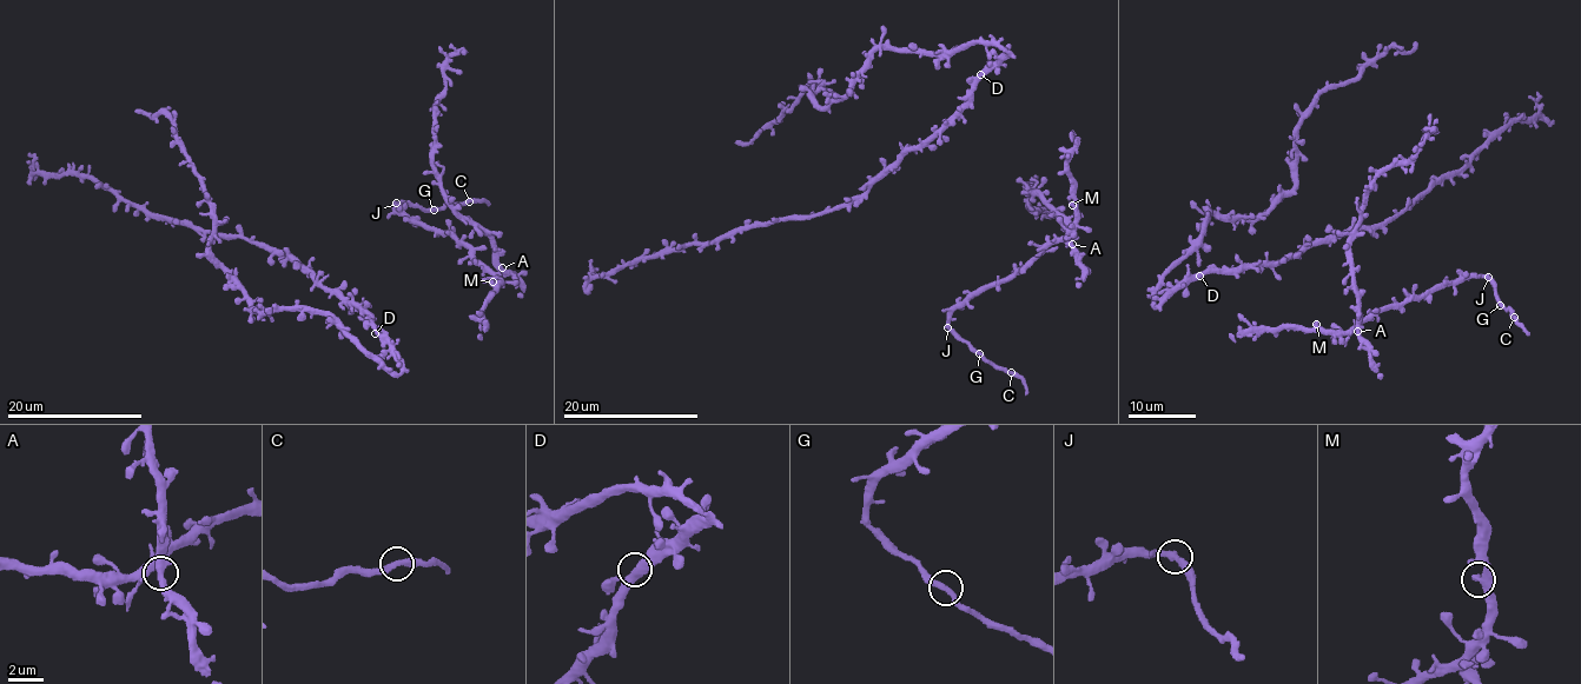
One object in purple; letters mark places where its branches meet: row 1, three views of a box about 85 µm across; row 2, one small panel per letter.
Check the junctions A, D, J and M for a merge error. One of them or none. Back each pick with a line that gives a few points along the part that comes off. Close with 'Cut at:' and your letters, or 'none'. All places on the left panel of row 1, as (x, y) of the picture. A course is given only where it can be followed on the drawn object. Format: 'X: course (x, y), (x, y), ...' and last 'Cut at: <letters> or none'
J: course (396, 203), (425, 210), (482, 199), (489, 204)
Cut at: J

